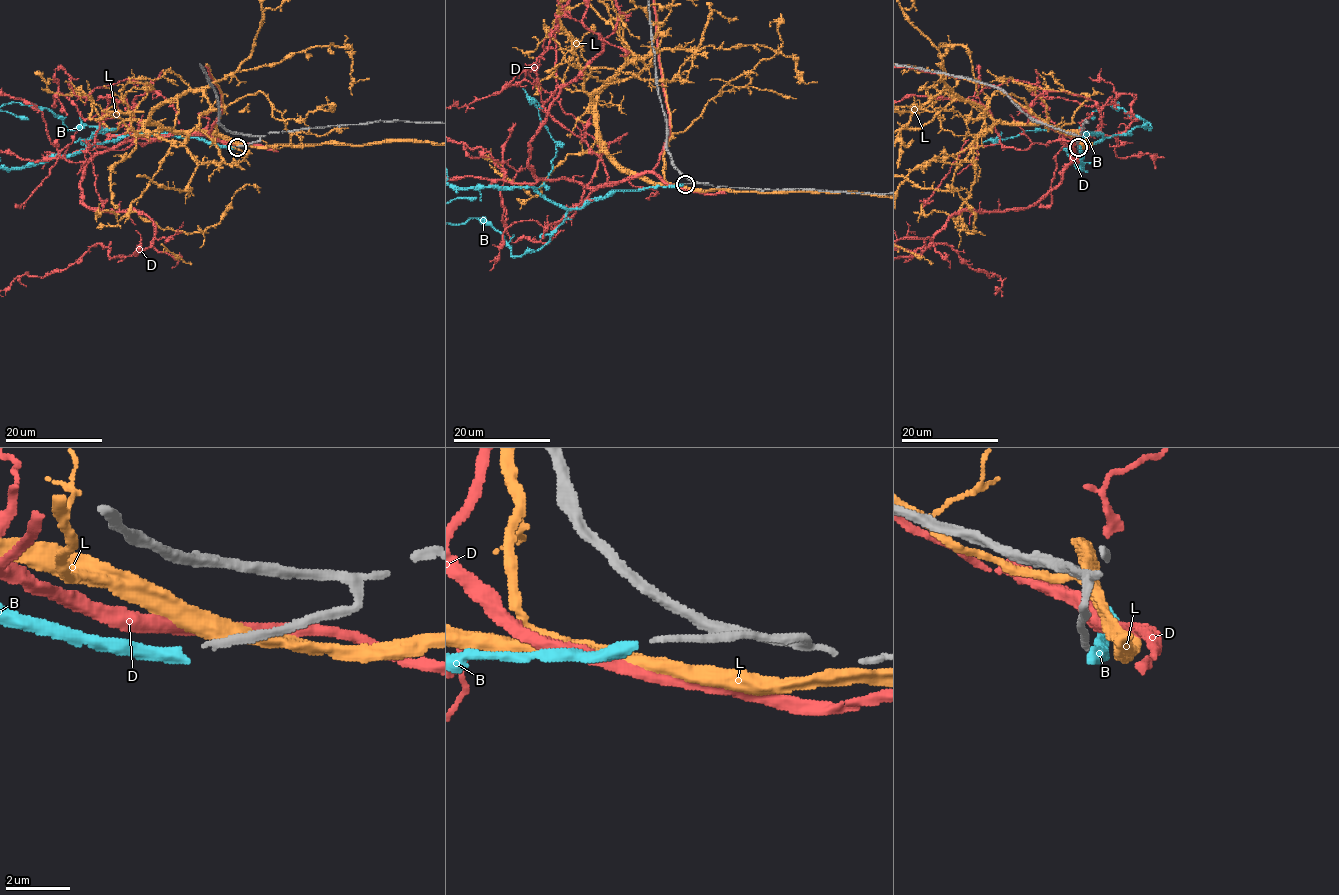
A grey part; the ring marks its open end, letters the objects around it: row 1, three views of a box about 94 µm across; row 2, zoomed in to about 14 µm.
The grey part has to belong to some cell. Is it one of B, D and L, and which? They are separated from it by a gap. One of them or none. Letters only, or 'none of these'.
none of these

